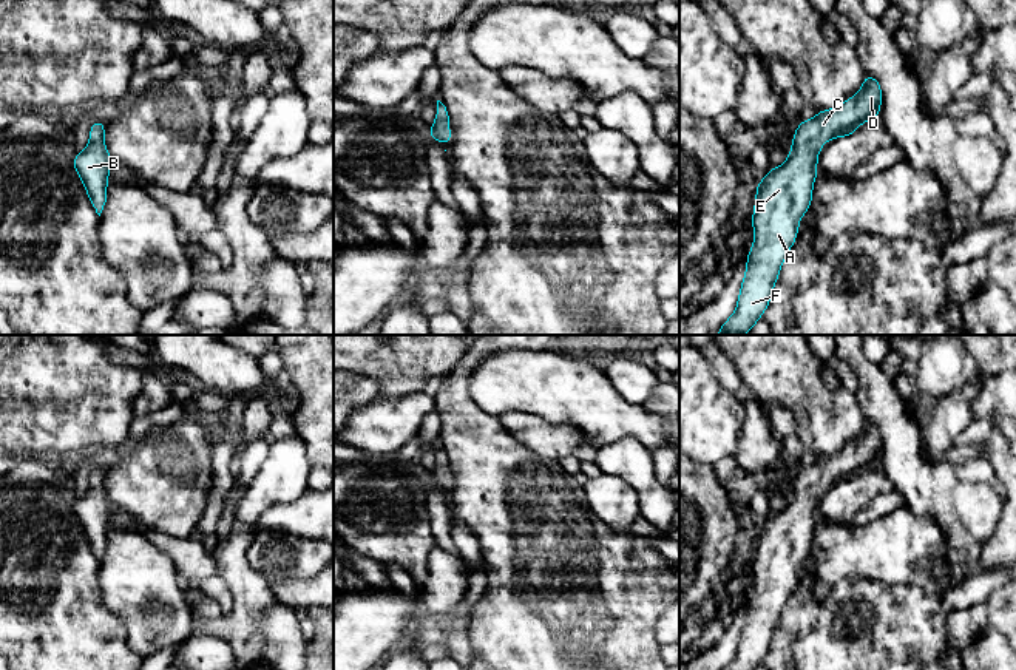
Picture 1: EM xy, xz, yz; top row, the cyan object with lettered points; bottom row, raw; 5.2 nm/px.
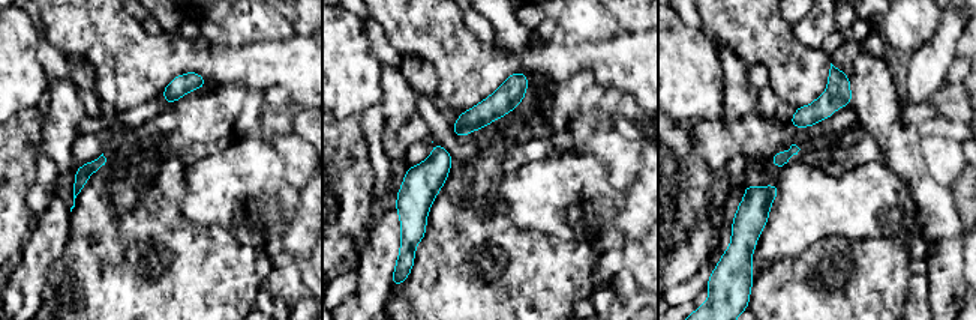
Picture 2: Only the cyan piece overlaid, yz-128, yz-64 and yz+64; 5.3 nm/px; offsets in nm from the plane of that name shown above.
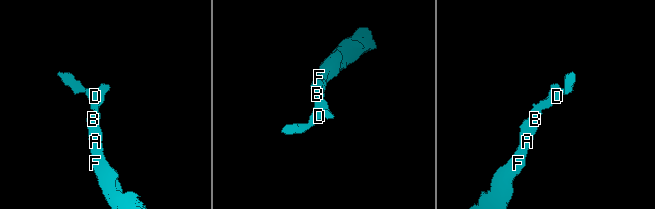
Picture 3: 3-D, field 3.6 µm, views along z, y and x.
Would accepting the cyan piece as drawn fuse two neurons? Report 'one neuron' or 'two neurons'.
one neuron

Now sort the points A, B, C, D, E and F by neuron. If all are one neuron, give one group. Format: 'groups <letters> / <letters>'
groups A B C D E F

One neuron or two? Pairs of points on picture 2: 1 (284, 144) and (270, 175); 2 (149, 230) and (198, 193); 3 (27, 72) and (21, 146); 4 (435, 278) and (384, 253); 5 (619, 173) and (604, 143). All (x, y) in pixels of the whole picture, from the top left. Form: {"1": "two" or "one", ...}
{"1": "two", "2": "two", "3": "two", "4": "two", "5": "one"}

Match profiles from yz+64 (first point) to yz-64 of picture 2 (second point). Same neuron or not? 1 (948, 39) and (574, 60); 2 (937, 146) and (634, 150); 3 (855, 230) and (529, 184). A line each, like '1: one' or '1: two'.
1: two
2: one
3: one

